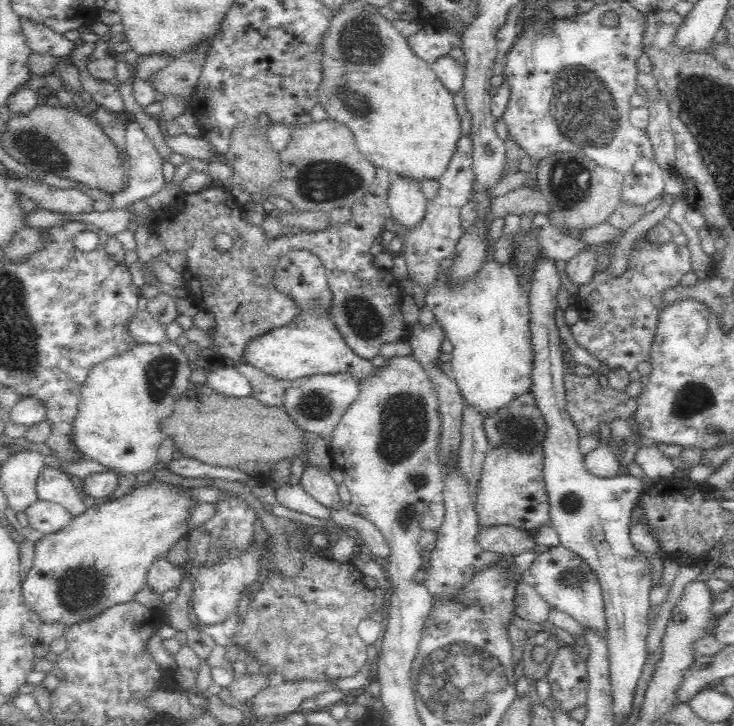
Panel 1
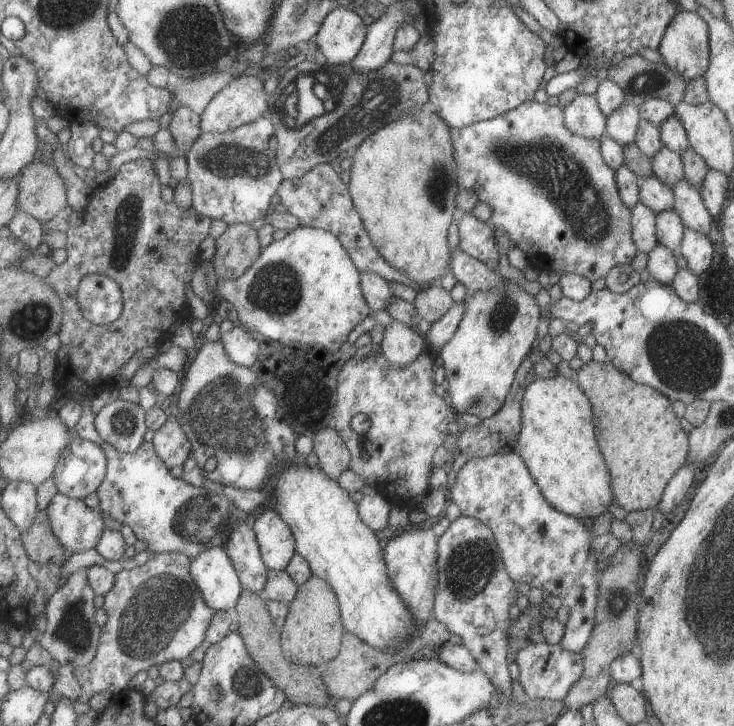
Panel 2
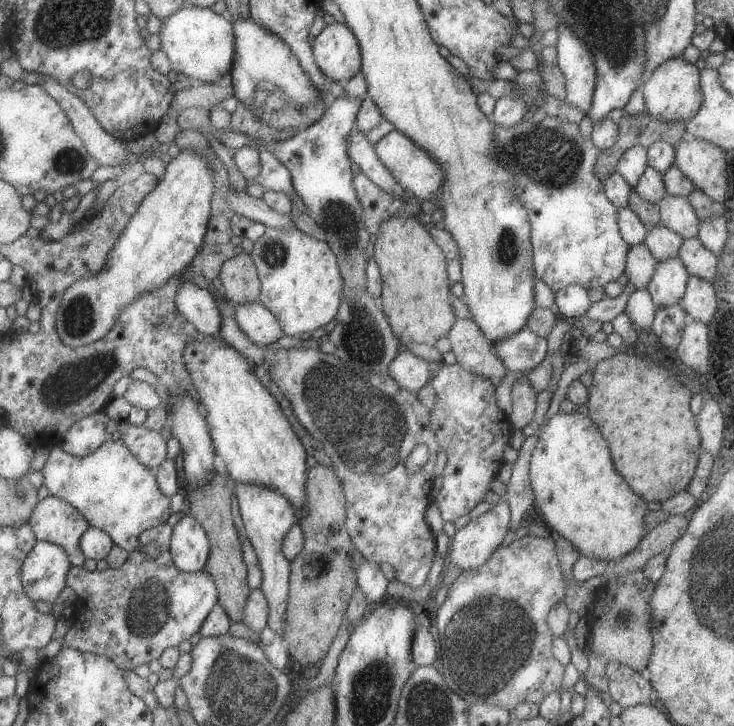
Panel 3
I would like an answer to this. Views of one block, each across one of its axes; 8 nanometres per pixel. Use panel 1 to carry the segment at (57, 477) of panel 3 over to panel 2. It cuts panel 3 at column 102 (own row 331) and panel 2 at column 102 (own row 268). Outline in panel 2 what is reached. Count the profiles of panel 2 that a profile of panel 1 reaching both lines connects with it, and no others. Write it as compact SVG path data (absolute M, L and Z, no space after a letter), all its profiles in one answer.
M87 396L85 400L77 398L83 408L80 420L74 427L75 435L96 442L108 456L108 473L101 486L96 490L99 495L99 510L109 515L120 523L127 524L134 532L137 539L146 543L150 554L166 552L182 552L191 558L198 557L204 550L225 546L229 536L237 522L238 510L235 504L225 496L213 495L203 487L193 486L183 478L175 478L166 462L157 454L155 445L152 442L144 442L134 453L126 453L115 448L109 441L106 441L96 429L94 422L96 414L92 409Z

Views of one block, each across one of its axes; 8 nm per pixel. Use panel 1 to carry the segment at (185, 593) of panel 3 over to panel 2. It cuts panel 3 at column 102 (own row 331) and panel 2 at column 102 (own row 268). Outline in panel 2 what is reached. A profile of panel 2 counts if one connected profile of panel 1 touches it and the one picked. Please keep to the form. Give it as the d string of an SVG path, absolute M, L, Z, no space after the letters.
M166 552L150 554L148 561L138 567L126 566L116 574L116 583L104 596L103 609L108 620L102 627L101 644L96 657L89 667L74 668L73 674L82 690L97 693L106 690L117 693L129 686L129 680L137 676L141 670L149 670L151 666L158 668L171 661L182 661L190 657L201 645L206 645L208 630L214 616L218 613L203 596L198 583L192 577L190 566L192 558L182 552Z

